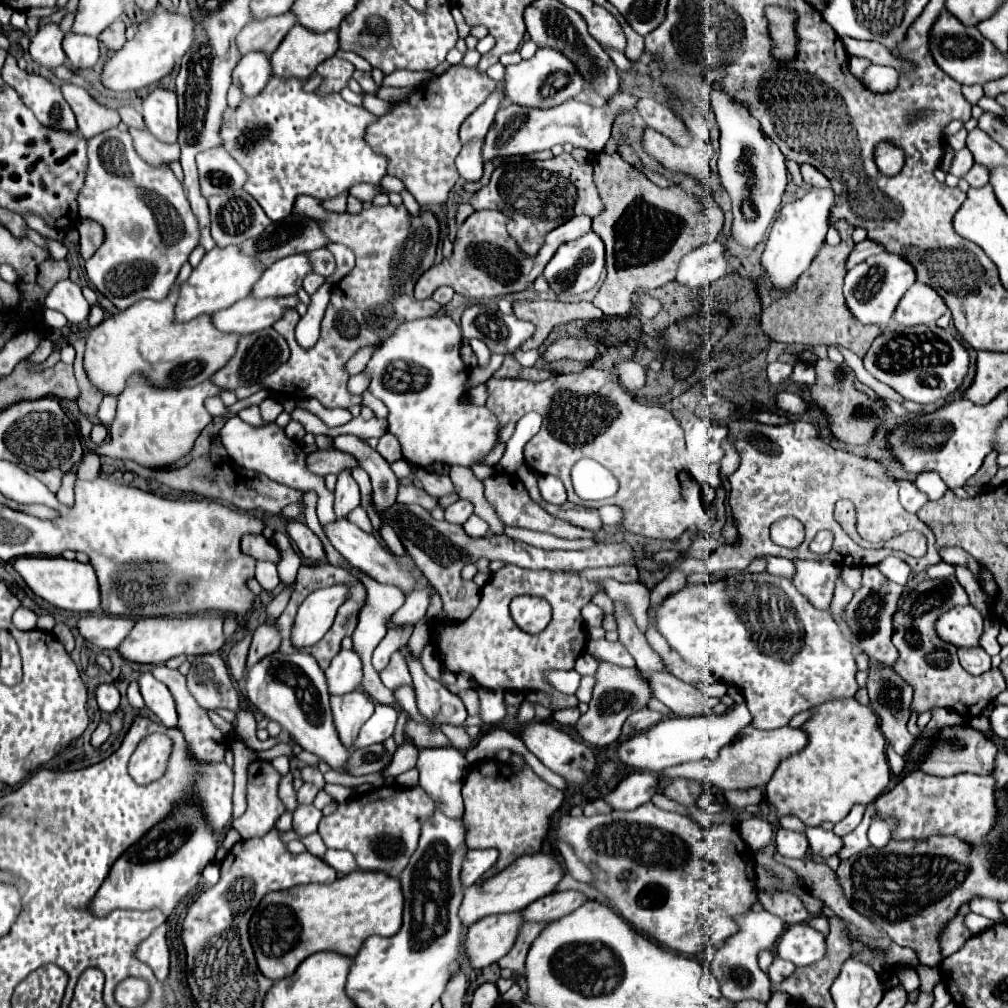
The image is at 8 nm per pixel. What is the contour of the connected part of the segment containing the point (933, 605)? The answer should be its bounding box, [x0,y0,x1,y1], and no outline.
[892,575,1006,717]

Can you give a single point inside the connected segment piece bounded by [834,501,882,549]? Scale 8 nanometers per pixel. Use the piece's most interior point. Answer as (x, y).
(845, 513)

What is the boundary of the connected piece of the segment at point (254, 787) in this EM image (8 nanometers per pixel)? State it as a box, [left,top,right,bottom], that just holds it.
[232,759,286,839]

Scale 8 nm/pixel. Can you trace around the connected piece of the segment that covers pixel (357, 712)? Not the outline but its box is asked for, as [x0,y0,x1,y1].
[330,691,374,749]

